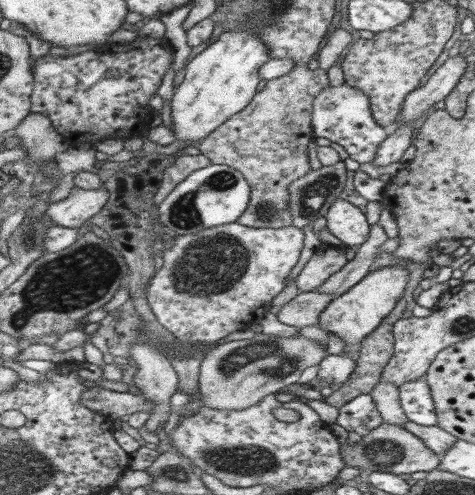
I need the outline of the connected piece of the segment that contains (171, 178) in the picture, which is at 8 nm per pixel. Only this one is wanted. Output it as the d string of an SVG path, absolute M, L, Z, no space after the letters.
M201 153L199 155L181 155L176 158L174 164L164 169L162 184L154 196L155 207L159 206L176 185L186 179L192 172L209 165L212 165L211 160Z

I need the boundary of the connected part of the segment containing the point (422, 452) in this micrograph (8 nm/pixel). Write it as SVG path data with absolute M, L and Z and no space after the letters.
M334 423L331 427L332 434L339 438L340 456L346 462L346 467L354 466L354 468L364 468L368 472L392 472L392 474L414 474L414 472L430 472L439 468L439 455L430 450L418 436L414 436L412 432L408 432L403 426L382 423L374 428L366 436L362 437L362 441L350 446L346 436L349 432L344 427Z

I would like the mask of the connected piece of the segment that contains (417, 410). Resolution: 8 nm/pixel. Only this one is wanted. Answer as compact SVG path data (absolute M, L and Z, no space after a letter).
M424 376L412 380L404 381L398 387L399 402L408 421L421 424L422 426L434 426L438 424L436 417L437 409L435 400L430 391L430 385L426 383Z

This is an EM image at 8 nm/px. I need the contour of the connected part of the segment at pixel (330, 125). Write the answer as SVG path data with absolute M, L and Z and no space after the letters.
M346 82L341 86L329 86L316 96L311 111L311 128L316 138L328 139L346 149L349 157L368 164L374 160L380 144L389 136L390 129L384 128L374 121L370 111L368 96L360 90L351 88Z

